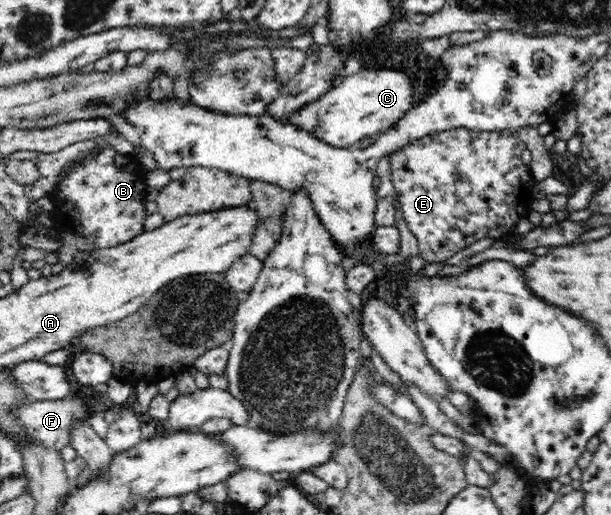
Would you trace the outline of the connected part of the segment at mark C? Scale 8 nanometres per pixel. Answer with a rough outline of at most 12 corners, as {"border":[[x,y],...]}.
{"border":[[362,68],[290,116],[331,146],[417,106],[400,70]]}

